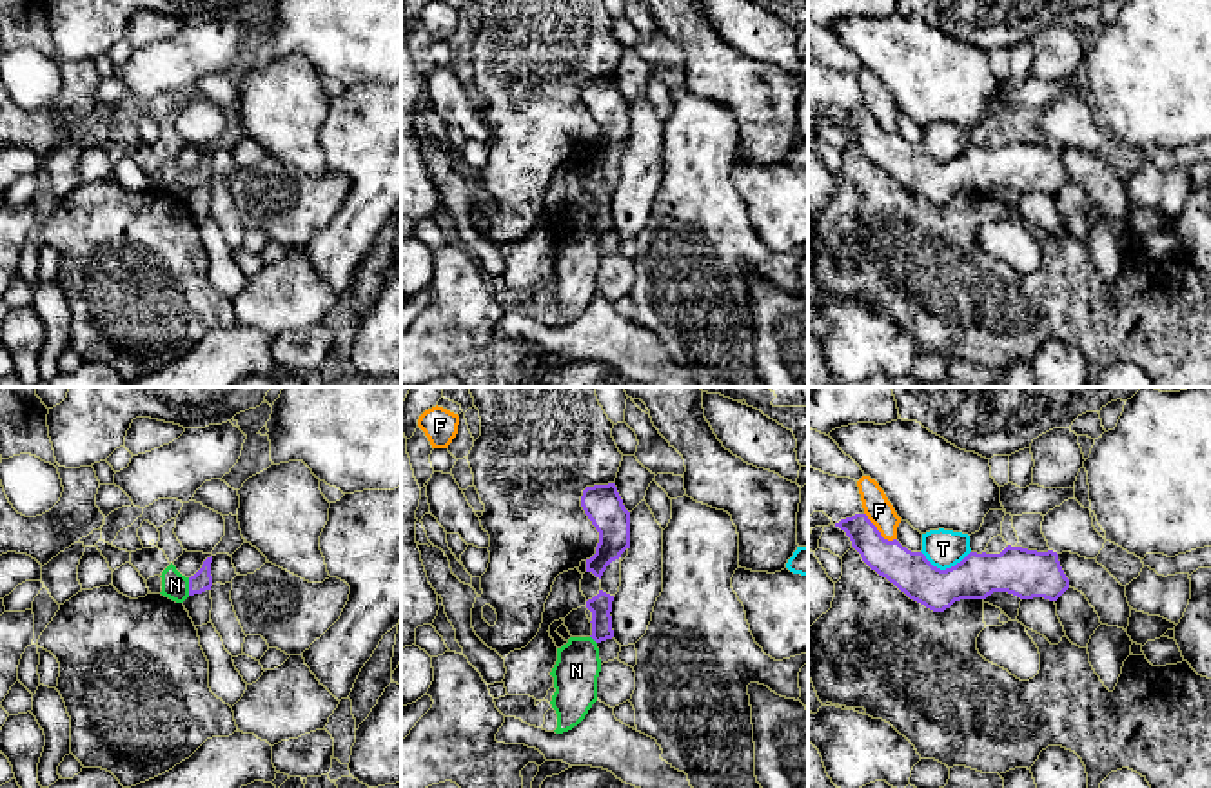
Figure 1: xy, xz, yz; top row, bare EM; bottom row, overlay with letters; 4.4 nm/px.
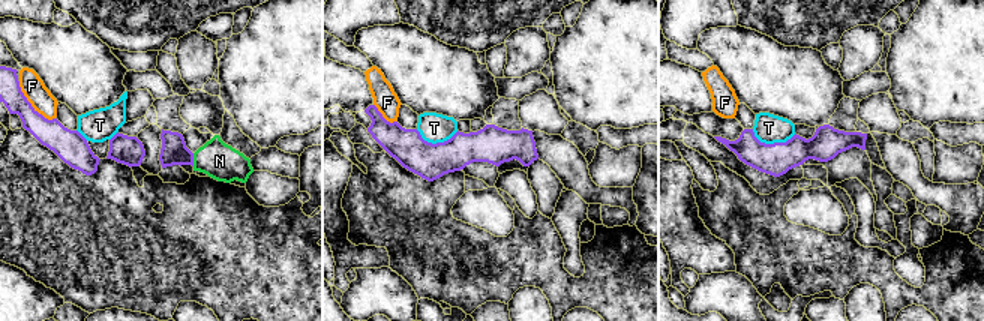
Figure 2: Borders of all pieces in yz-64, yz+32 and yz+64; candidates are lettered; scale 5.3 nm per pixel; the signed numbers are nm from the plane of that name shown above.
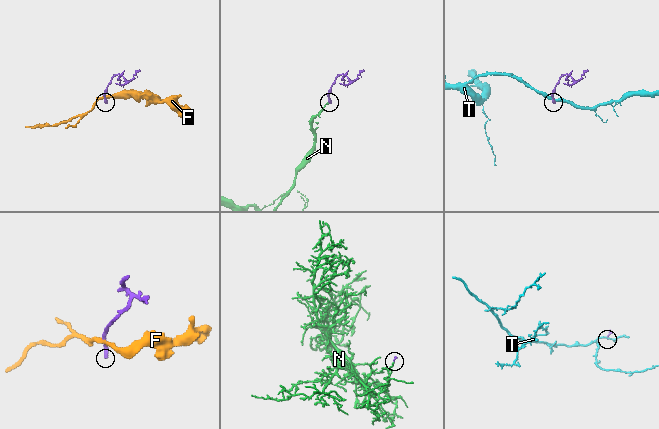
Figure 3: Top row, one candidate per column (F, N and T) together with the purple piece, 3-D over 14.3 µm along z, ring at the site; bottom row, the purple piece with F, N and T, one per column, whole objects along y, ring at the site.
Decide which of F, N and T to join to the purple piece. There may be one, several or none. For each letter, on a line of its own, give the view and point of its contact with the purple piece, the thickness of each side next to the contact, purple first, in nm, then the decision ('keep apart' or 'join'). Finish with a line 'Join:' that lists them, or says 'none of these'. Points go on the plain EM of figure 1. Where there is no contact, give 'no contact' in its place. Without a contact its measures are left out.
F: yz (877, 124) | 180/120 nm | keep apart
N: xy (189, 180) | 90/120 nm | join
T: yz (946, 162) | 200/170 nm | keep apart
Join: N

